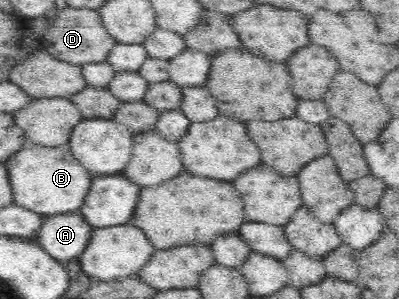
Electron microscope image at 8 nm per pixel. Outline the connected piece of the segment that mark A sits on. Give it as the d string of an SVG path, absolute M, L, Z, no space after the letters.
M78 212L46 219L36 235L36 243L54 260L74 259L89 245L94 227Z

